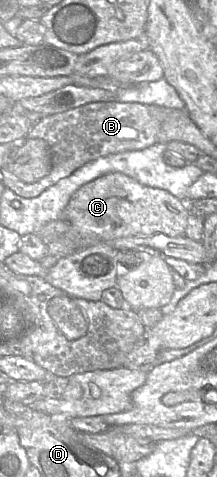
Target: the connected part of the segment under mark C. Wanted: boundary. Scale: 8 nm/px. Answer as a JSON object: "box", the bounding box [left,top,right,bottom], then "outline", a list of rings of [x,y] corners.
{"box":[64,172,190,241],"outline":[[[113,172],[81,186],[64,210],[64,218],[83,234],[94,234],[103,241],[119,237],[184,235],[190,210],[188,204],[166,190],[140,184],[129,176]]]}

